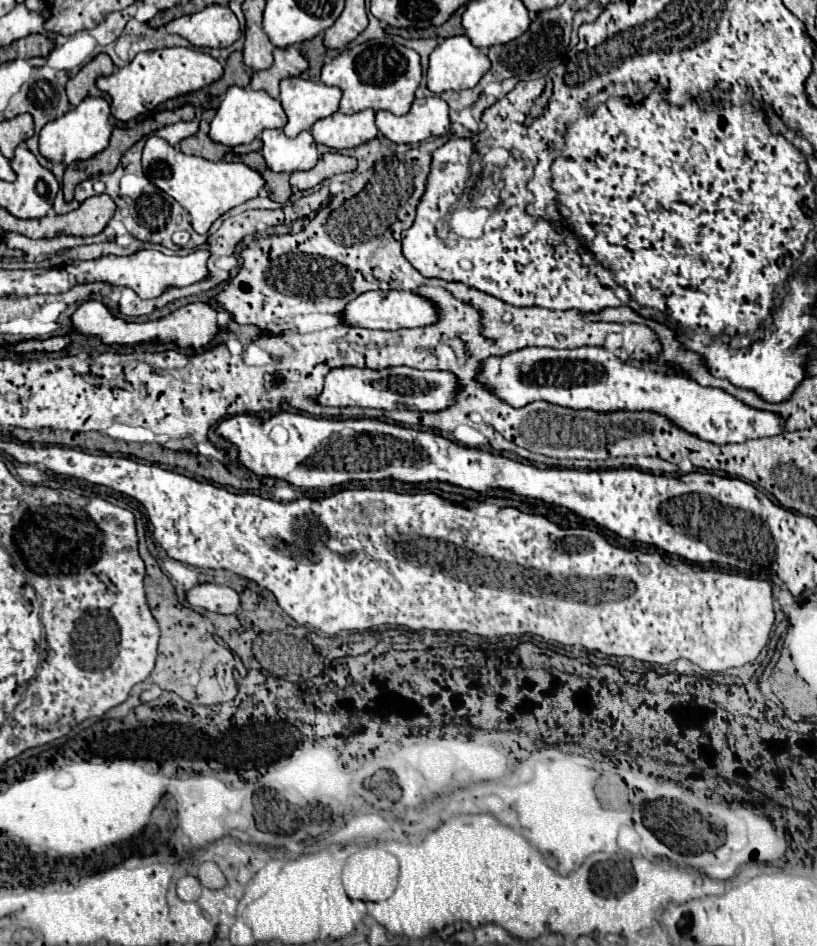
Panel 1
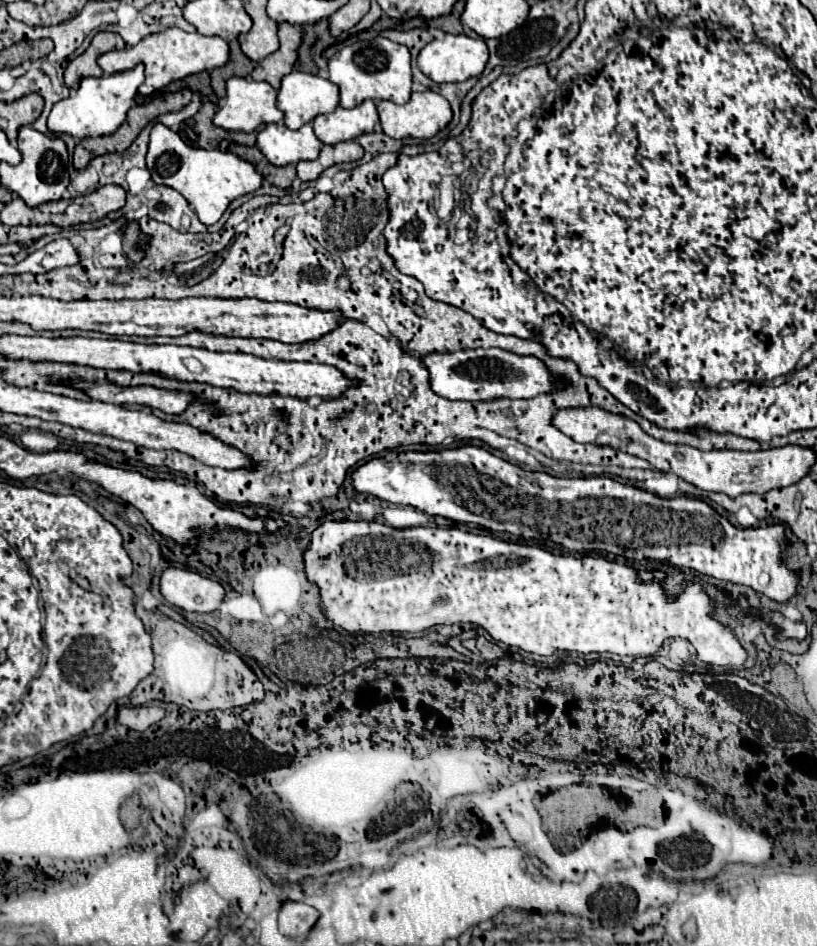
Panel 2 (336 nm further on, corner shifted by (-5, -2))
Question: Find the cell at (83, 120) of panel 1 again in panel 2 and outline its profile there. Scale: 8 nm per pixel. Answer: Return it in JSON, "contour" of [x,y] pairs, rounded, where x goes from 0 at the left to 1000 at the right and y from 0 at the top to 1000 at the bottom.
{"contour":[[[168,69],[163,75],[151,75],[148,79],[126,79],[126,81],[106,81],[99,86],[94,96],[87,96],[87,100],[72,109],[65,111],[58,134],[60,141],[75,143],[82,141],[89,147],[104,147],[104,145],[126,145],[138,143],[146,132],[153,128],[155,117],[165,109],[168,92],[175,88],[175,71]]]}

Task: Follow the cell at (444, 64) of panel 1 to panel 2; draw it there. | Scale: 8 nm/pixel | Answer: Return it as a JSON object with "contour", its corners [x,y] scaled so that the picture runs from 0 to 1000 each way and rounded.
{"contour":[[[545,35],[542,41],[530,41],[515,52],[510,69],[532,88],[559,88],[559,86],[569,86],[574,81],[589,79],[596,69],[596,62],[599,62],[599,56],[591,41],[576,41],[572,37]]]}

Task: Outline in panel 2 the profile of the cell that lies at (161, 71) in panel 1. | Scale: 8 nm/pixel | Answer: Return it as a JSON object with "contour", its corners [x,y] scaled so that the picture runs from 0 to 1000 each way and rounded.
{"contour":[[[209,29],[209,31],[202,31],[197,35],[173,41],[165,50],[153,50],[148,54],[133,54],[133,56],[124,58],[119,67],[133,79],[158,75],[165,69],[175,67],[177,69],[177,88],[170,98],[175,103],[180,103],[180,100],[187,100],[190,96],[204,92],[212,86],[226,84],[226,81],[246,77],[246,75],[268,73],[278,67],[278,62],[280,62],[280,48],[271,39],[263,39],[263,37],[251,39],[246,35],[226,35],[217,29]]]}

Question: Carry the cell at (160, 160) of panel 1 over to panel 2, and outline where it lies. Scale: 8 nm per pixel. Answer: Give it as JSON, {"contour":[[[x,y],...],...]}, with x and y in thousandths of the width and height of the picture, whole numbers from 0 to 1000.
{"contour":[[[197,130],[187,132],[185,136],[180,179],[185,183],[185,189],[192,196],[204,196],[204,198],[217,200],[239,221],[248,238],[266,236],[285,210],[312,204],[322,191],[322,187],[315,183],[315,179],[305,170],[285,162],[273,162],[266,158],[253,160],[253,158],[231,155],[222,149],[217,141],[212,141]]]}

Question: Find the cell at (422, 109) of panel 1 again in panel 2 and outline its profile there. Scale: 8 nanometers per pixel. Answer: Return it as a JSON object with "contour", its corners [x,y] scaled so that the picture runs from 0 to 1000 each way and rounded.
{"contour":[[[530,96],[506,98],[503,107],[496,109],[496,111],[486,111],[481,107],[464,107],[461,117],[464,117],[464,124],[466,124],[469,141],[474,141],[481,147],[501,147],[501,145],[506,145],[506,147],[528,147],[537,138],[542,138],[550,132],[552,124],[554,124],[547,105],[540,103],[537,98],[530,98]]]}

